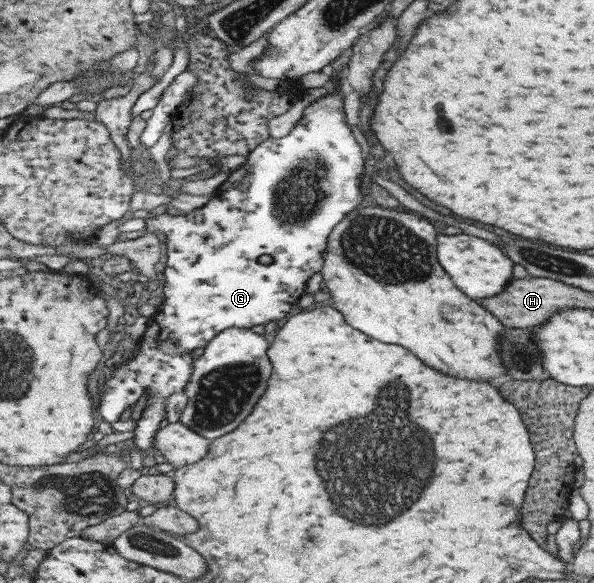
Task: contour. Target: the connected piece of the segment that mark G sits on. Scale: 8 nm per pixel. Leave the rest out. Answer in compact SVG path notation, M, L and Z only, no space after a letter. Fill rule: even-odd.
M340 83L332 84L332 91L328 95L324 95L320 101L312 103L306 111L304 111L304 119L302 122L293 129L292 134L281 139L268 139L264 141L257 149L247 157L247 161L244 166L236 169L225 180L225 182L214 192L212 198L203 207L191 211L189 213L178 213L178 215L171 213L164 213L156 215L147 220L147 231L154 233L155 231L164 232L167 241L167 263L164 270L163 289L164 296L160 304L160 308L157 309L157 314L154 314L149 318L148 326L144 332L142 338L138 340L138 354L134 355L132 360L127 360L126 349L129 349L128 345L122 341L113 351L114 358L114 374L112 378L108 377L101 385L98 392L100 396L100 413L101 417L108 423L116 423L116 421L123 420L133 406L150 391L148 394L148 400L145 408L142 411L141 417L137 420L137 425L134 429L134 447L145 455L147 451L155 447L156 437L155 435L162 429L168 419L168 397L172 397L174 393L182 393L186 391L190 379L192 379L192 373L194 373L194 357L190 356L192 351L200 349L200 347L208 347L208 344L222 331L231 327L250 328L254 325L266 325L270 321L280 321L284 319L290 309L294 309L294 305L298 303L298 297L304 295L306 291L306 283L308 283L308 277L312 277L314 273L320 273L324 266L324 255L327 255L326 249L329 247L330 234L335 229L336 225L346 217L346 215L357 210L364 199L362 191L360 191L360 177L364 173L364 155L365 151L362 151L362 146L358 145L357 137L354 137L352 133L353 129L350 129L348 121L346 121L346 111L344 111L344 101L342 85ZM262 255L270 255L272 257L272 263L269 265L262 265L258 259Z

